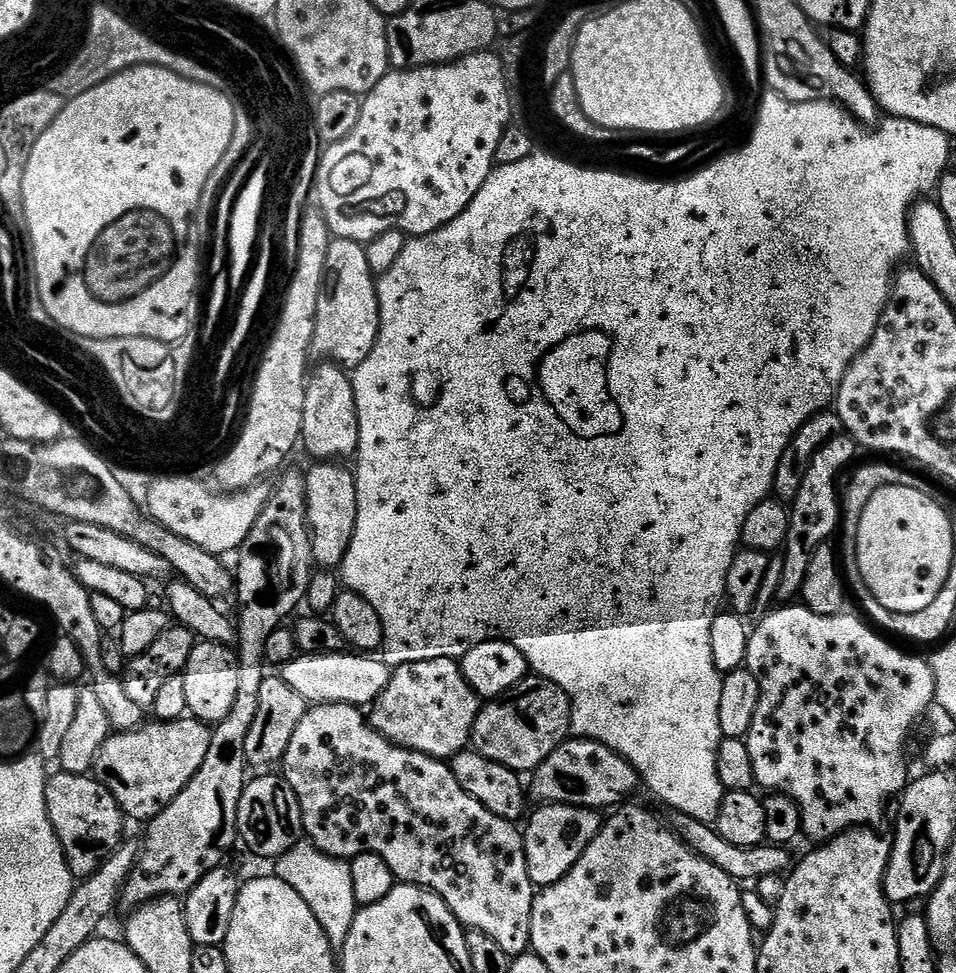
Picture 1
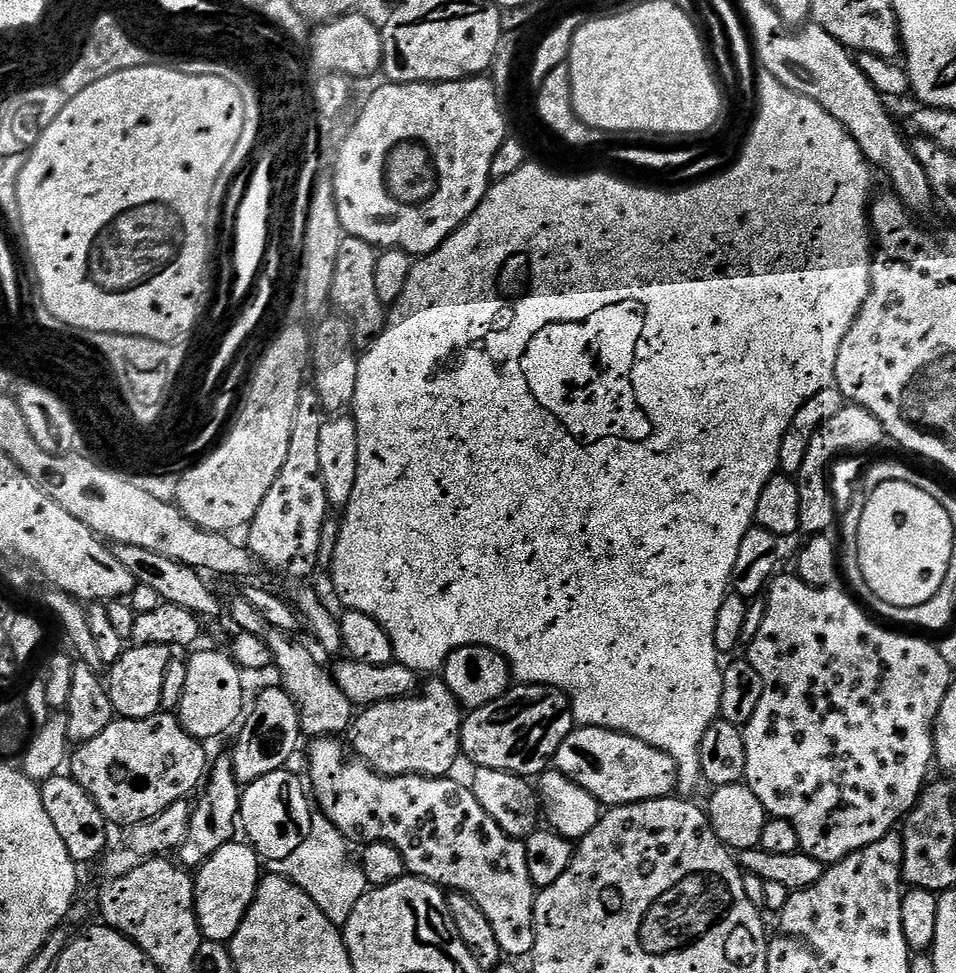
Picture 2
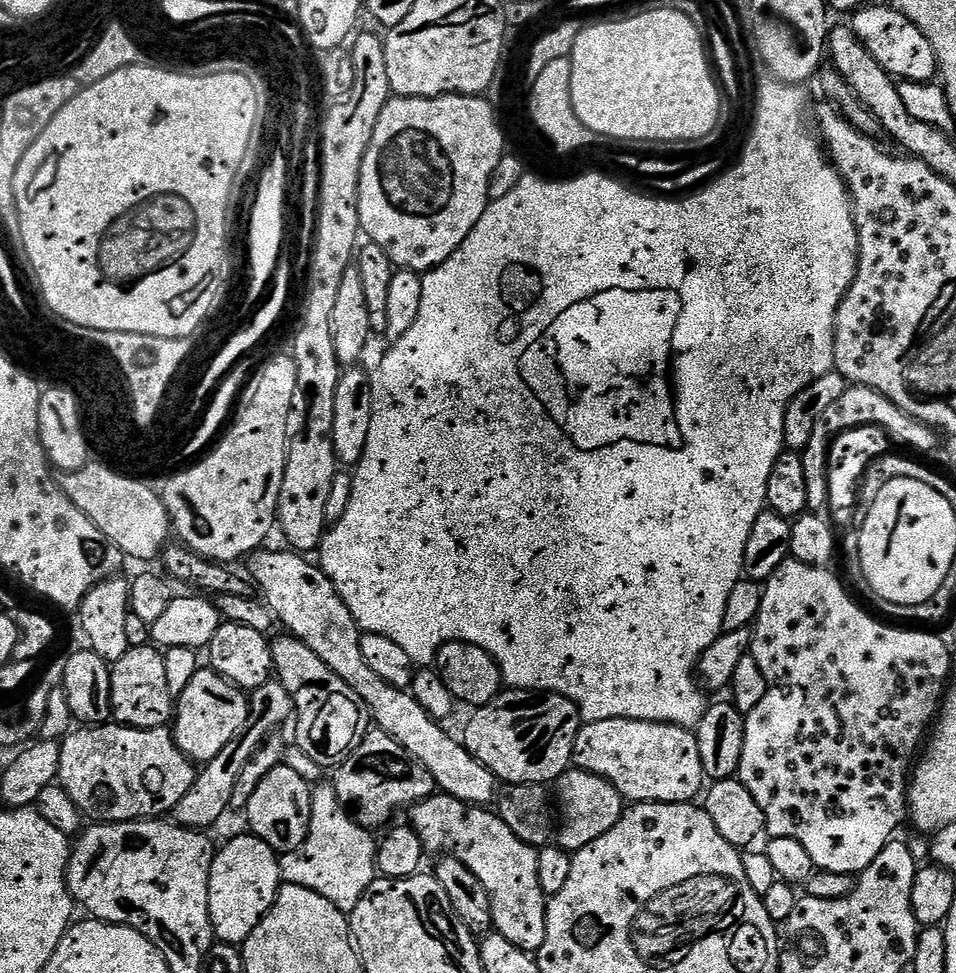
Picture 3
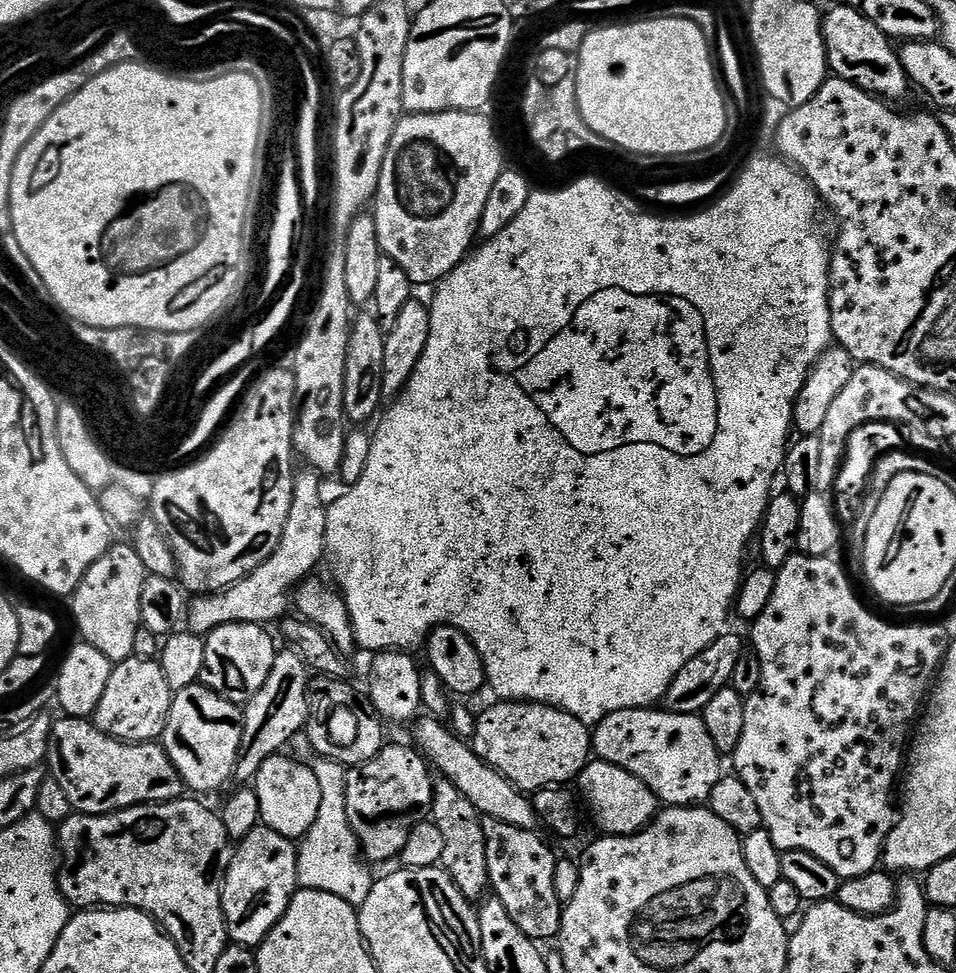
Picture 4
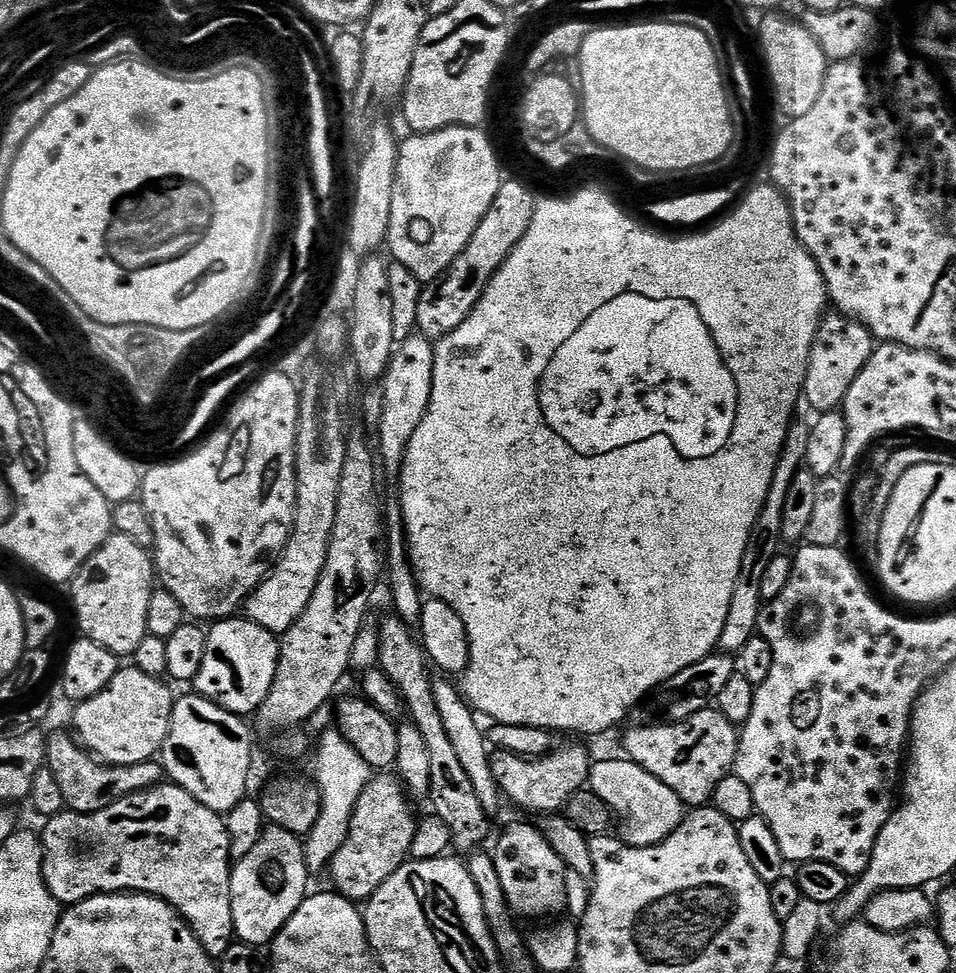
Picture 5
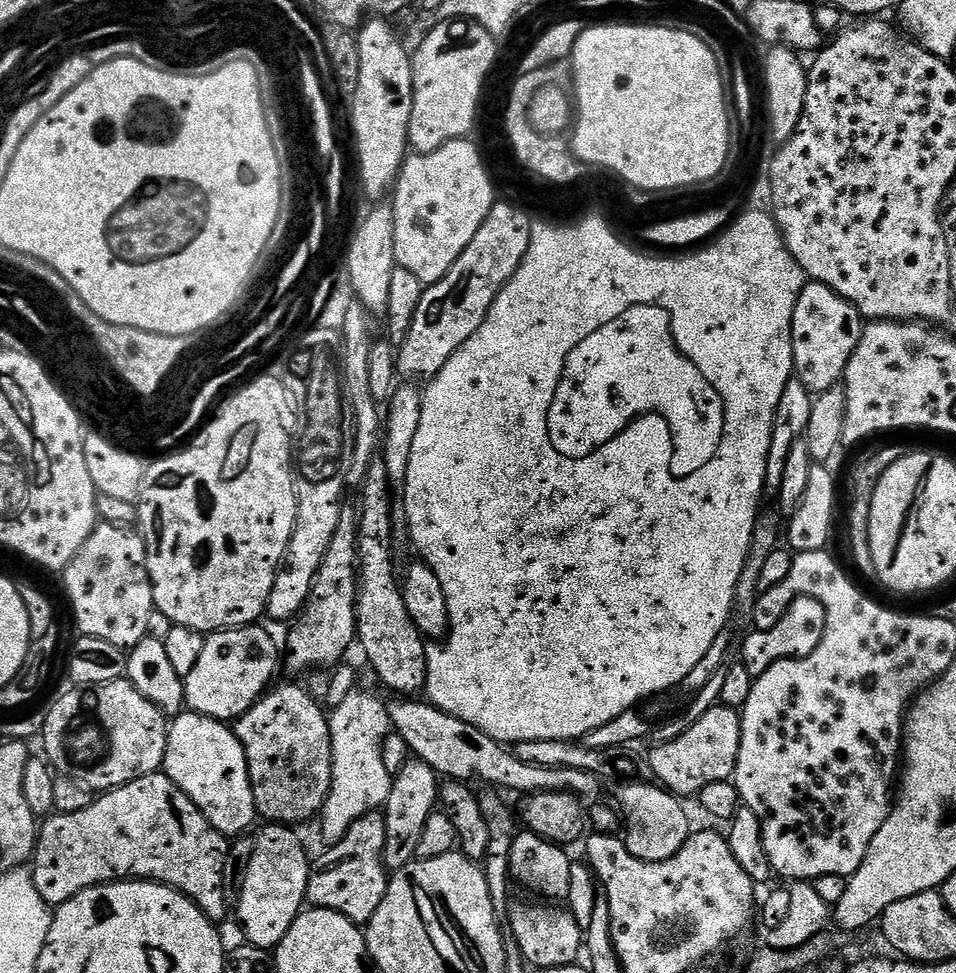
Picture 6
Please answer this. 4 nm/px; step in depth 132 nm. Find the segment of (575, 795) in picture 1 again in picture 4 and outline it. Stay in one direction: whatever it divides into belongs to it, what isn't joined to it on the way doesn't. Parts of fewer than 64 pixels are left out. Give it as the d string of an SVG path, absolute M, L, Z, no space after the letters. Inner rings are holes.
M655 707L627 708L607 716L602 723L591 729L591 734L592 751L599 759L636 776L655 794L657 801L668 806L703 805L722 775L720 769L722 754L714 746L699 715L687 716L677 712L657 710Z

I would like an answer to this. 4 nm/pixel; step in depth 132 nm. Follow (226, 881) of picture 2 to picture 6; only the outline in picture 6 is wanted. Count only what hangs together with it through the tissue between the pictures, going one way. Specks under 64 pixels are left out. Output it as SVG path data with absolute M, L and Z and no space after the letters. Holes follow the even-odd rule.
M269 823L268 828L254 836L250 870L246 870L246 886L242 888L238 911L244 927L243 939L247 943L275 949L286 938L290 926L296 921L306 904L310 856L304 844L291 827Z

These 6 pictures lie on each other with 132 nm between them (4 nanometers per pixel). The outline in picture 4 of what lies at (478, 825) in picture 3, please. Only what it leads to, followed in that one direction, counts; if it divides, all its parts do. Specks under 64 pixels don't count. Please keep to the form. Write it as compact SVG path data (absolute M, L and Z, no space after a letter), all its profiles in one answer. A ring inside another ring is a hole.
M496 824L487 833L486 858L488 859L488 882L495 899L502 902L510 918L514 920L514 926L526 938L543 942L543 940L555 941L560 935L560 913L562 911L562 901L558 894L554 894L554 870L556 869L557 857L552 856L552 852L539 840L535 831L526 828L515 828L509 824Z

